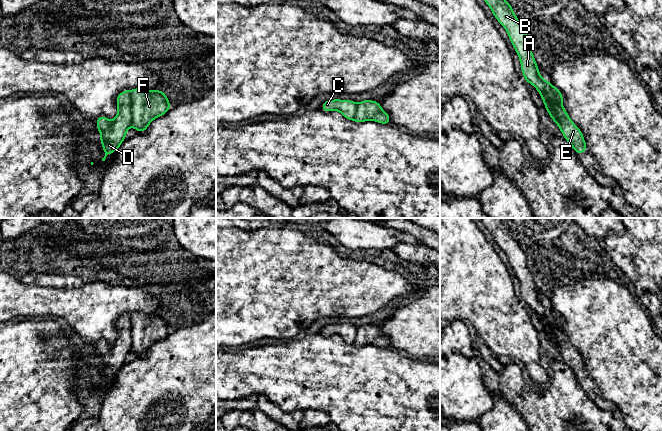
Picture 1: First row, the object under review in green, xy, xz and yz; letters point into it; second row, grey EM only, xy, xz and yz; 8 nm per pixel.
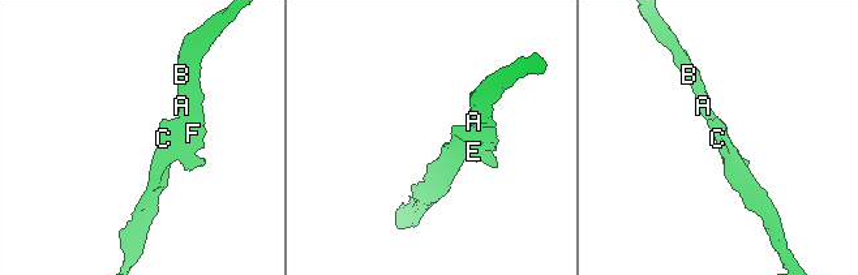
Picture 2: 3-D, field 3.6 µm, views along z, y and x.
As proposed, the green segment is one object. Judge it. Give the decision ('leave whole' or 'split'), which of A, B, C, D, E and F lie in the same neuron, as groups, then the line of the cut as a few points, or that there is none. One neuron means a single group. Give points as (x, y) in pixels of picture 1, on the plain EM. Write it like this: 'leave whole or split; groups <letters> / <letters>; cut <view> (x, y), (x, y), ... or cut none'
split; groups A B E F / C D; cut xy (129, 315), (131, 349)

